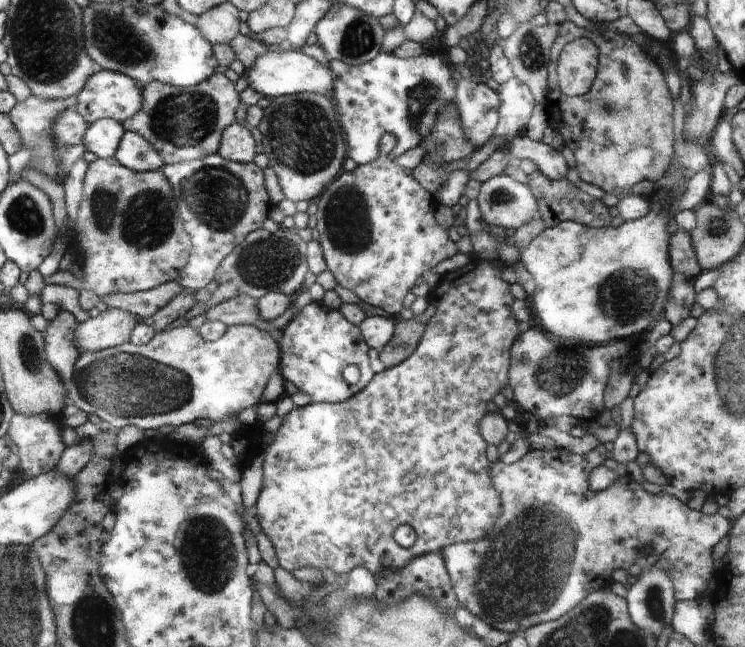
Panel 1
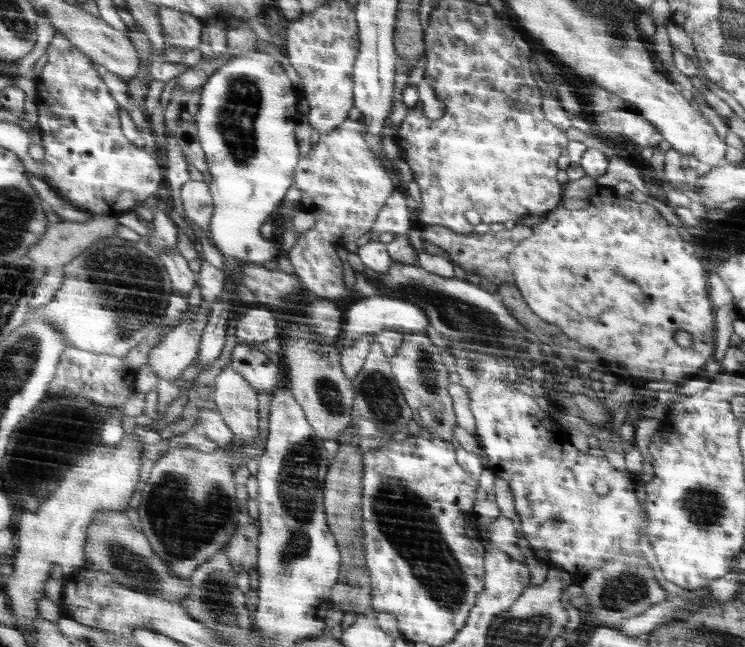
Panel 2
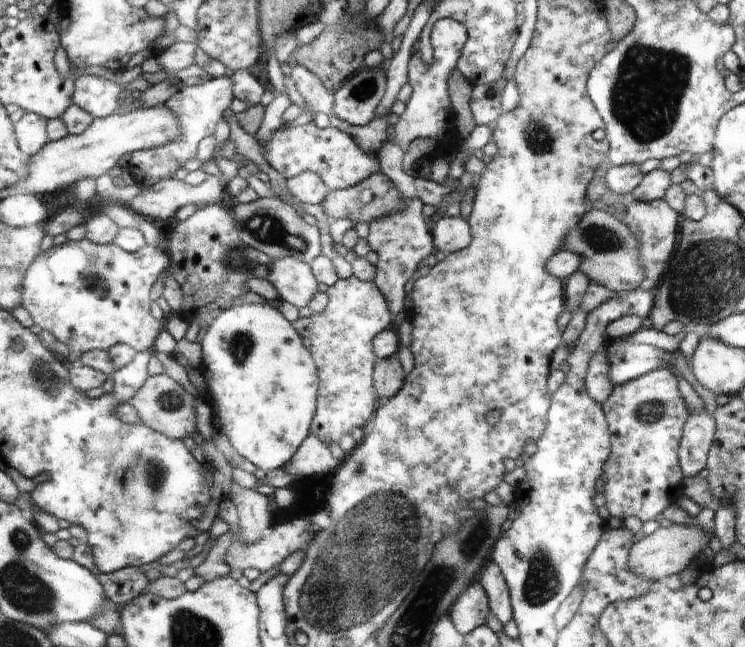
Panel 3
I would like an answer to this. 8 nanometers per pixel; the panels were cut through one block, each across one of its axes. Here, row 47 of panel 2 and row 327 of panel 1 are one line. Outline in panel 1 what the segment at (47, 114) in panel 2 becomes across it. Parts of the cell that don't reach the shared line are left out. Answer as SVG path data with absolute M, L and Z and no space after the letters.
M59 309L57 317L45 332L48 360L67 384L74 378L77 364L83 355L76 342L76 330L79 326L78 318L70 310Z

